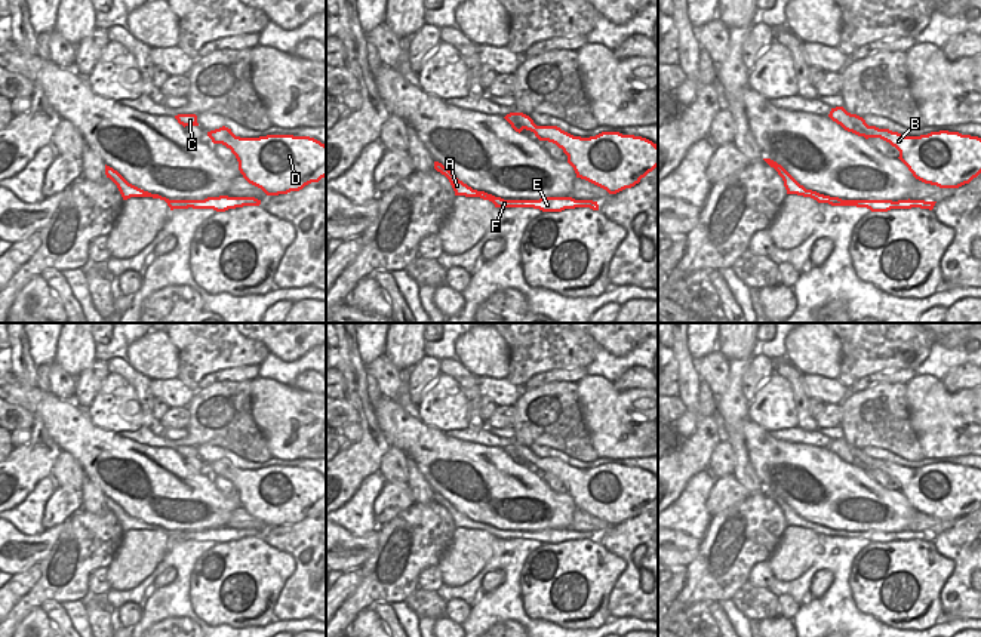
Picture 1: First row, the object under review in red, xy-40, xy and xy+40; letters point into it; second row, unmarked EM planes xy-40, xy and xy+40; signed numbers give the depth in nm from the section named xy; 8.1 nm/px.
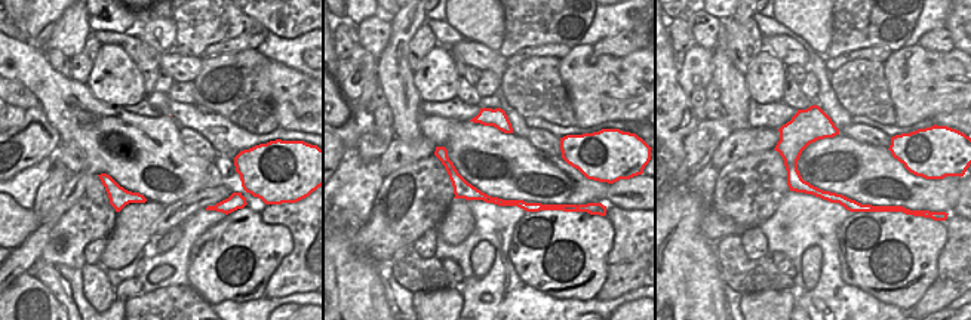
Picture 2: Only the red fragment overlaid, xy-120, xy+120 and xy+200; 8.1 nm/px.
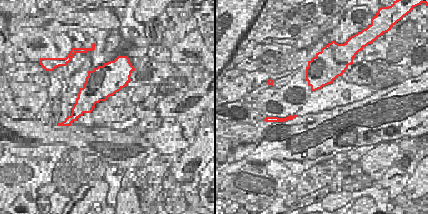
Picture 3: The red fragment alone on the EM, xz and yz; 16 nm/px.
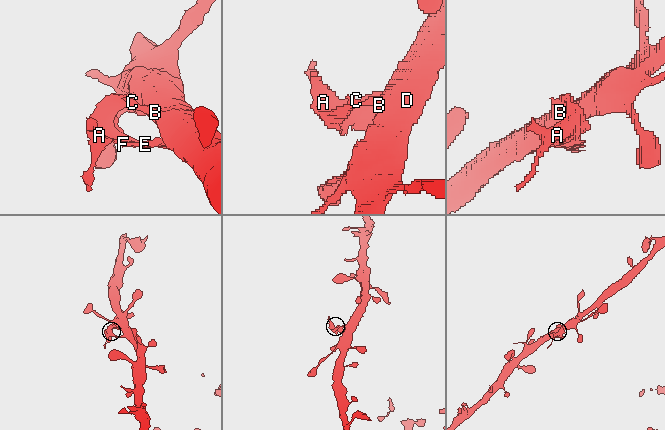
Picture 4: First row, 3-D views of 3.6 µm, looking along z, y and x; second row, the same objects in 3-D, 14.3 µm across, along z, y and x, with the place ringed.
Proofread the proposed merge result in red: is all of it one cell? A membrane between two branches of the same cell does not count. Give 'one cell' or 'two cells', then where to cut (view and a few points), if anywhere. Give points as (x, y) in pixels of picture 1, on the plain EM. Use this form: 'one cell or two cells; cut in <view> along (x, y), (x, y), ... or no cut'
two cells; cut in xy+40 along (867, 457), (864, 468)

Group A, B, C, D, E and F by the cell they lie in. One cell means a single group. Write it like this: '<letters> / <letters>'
A C E F / B D

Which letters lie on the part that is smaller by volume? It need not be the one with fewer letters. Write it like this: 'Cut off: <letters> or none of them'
Cut off: A, C, E, F

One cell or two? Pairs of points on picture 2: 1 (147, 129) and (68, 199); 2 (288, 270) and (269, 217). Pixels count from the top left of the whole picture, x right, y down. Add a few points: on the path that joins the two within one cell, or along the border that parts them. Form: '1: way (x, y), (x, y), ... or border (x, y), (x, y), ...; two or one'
1: way (143, 156), (137, 162), (98, 162), (86, 172); one
2: way (300, 252), (300, 231), (286, 218); one

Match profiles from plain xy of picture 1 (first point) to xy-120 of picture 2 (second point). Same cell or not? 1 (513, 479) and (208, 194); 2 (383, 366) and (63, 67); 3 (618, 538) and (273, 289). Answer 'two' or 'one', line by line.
1: two
2: one
3: one

